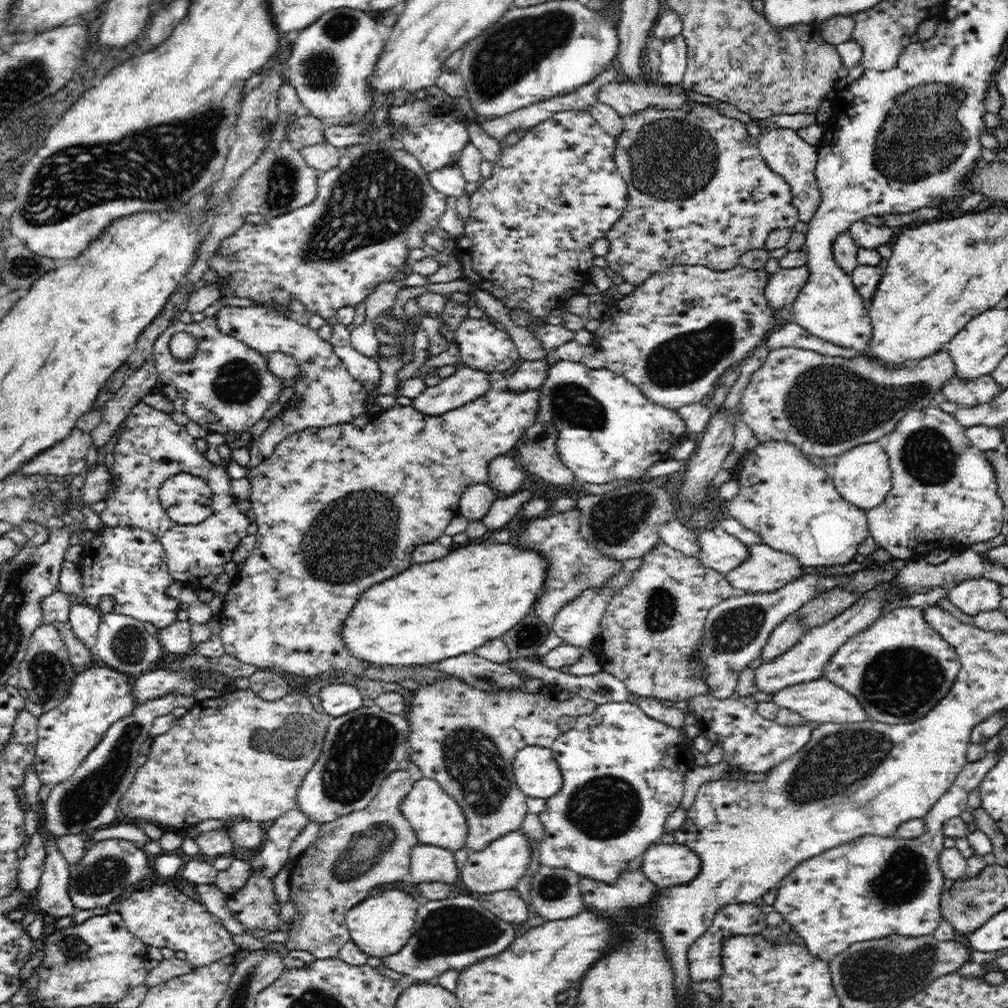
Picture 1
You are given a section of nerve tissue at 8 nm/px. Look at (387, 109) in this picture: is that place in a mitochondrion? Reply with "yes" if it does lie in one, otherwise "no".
no

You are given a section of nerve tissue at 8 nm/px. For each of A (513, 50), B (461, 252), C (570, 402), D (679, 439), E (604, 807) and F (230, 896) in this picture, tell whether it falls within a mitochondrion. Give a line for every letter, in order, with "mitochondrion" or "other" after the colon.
A: mitochondrion
B: other
C: mitochondrion
D: other
E: mitochondrion
F: other

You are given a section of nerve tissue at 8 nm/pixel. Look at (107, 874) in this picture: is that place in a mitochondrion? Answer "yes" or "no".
yes

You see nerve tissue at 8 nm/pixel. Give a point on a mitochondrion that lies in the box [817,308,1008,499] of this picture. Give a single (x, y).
(927, 454)

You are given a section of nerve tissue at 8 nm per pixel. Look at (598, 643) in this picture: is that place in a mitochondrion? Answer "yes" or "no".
no

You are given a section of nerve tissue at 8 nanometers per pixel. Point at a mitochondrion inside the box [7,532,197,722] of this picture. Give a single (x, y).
(47, 673)

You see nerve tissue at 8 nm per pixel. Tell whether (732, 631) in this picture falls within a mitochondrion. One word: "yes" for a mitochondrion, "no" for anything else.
yes

